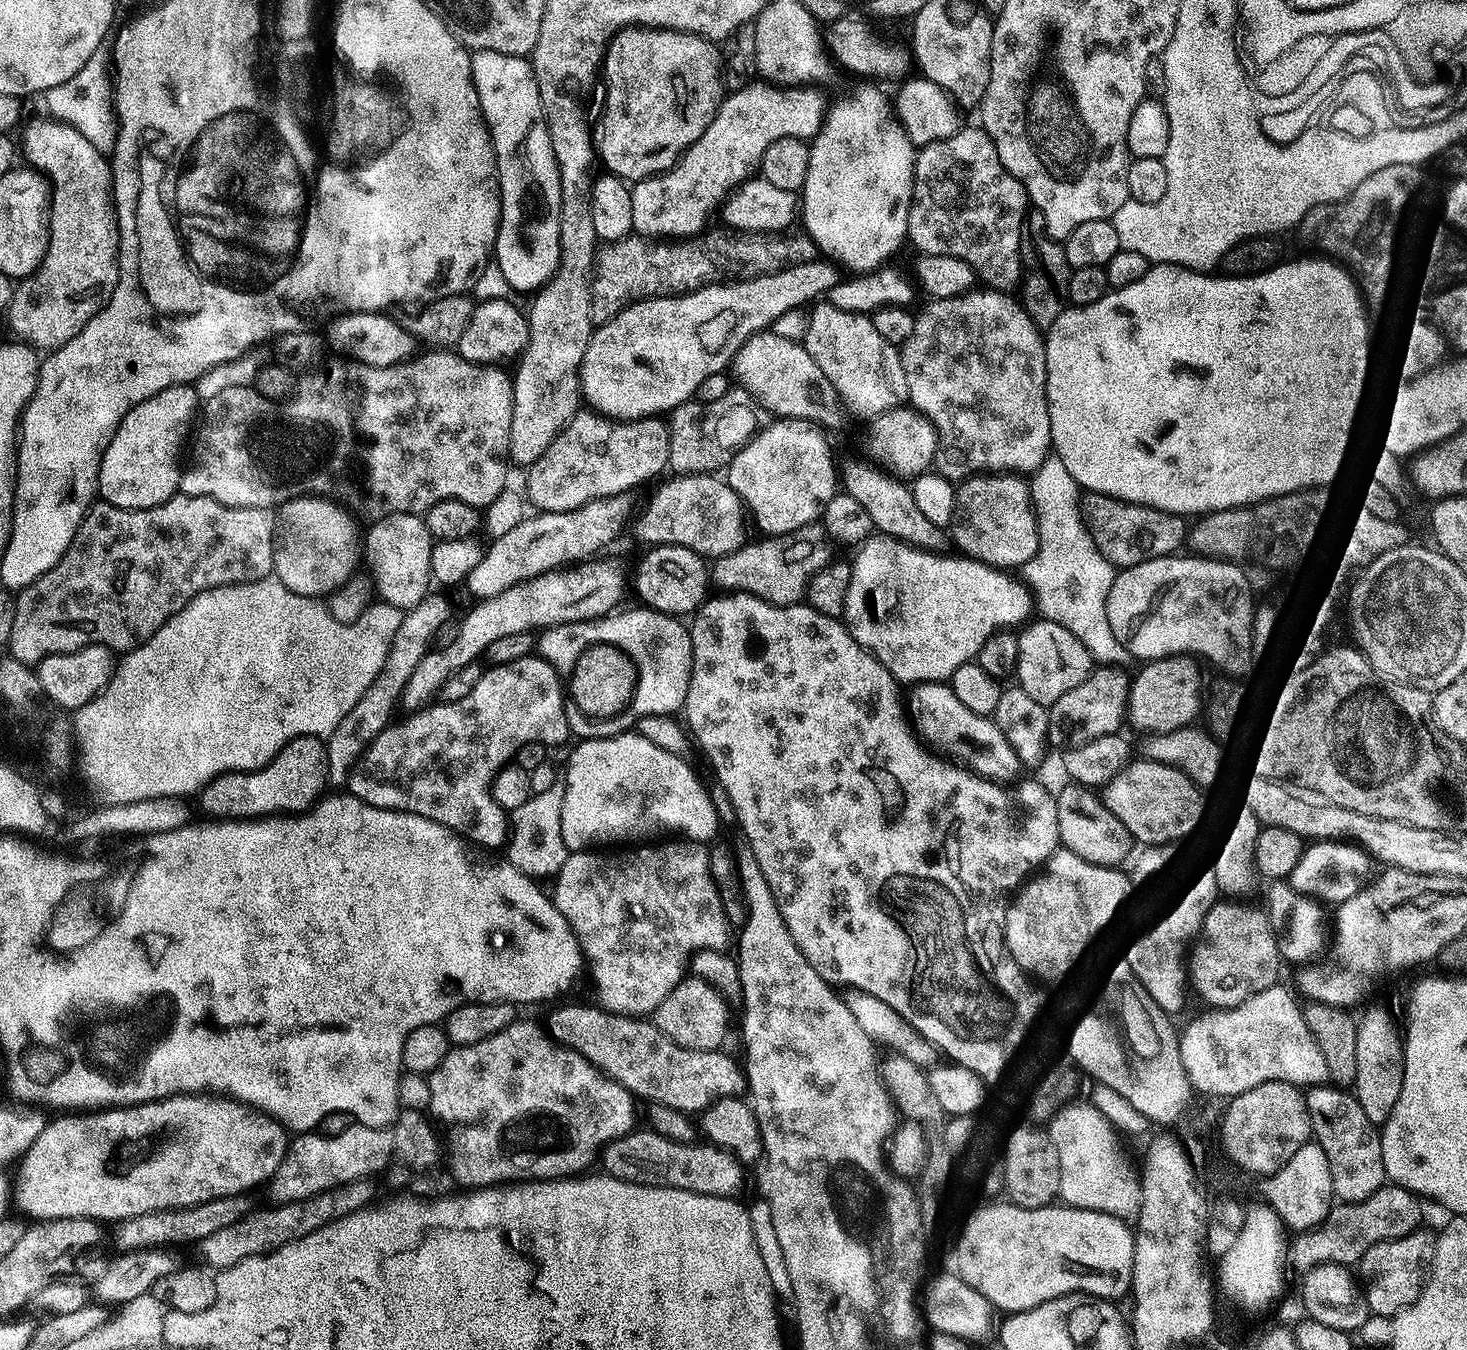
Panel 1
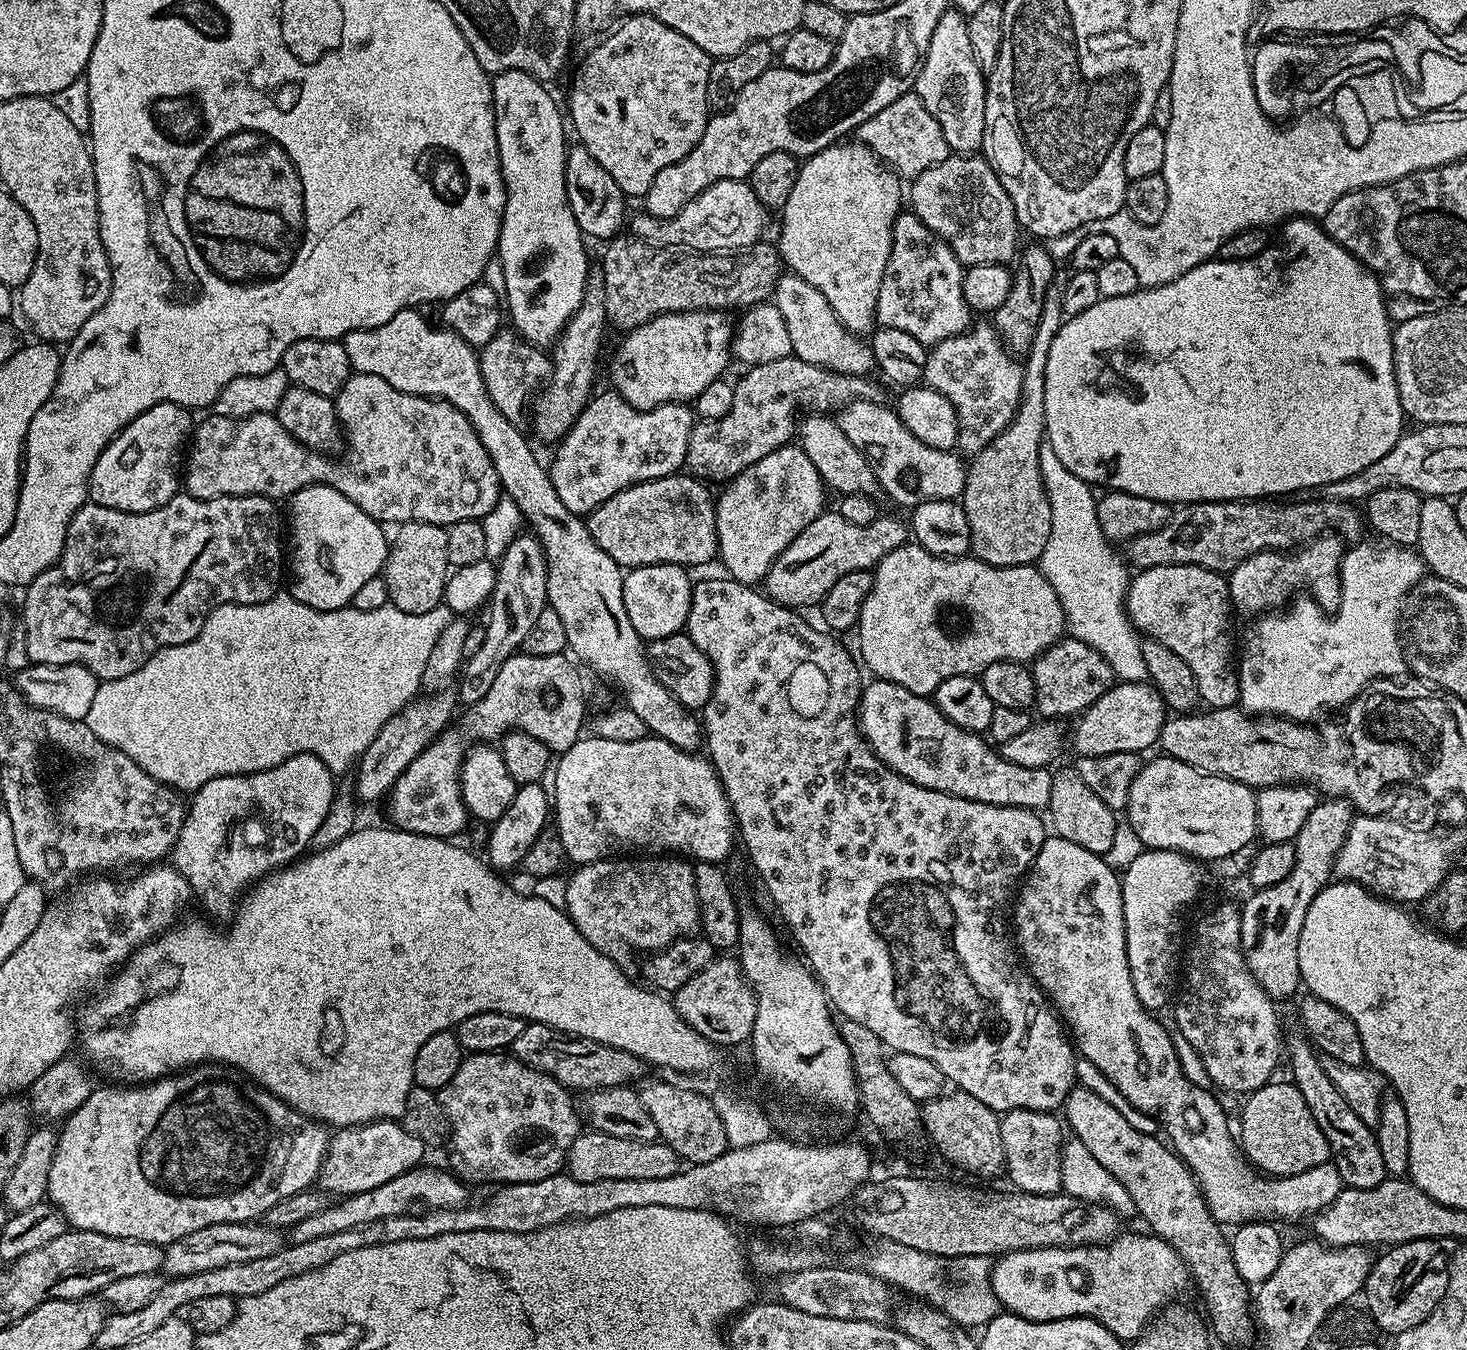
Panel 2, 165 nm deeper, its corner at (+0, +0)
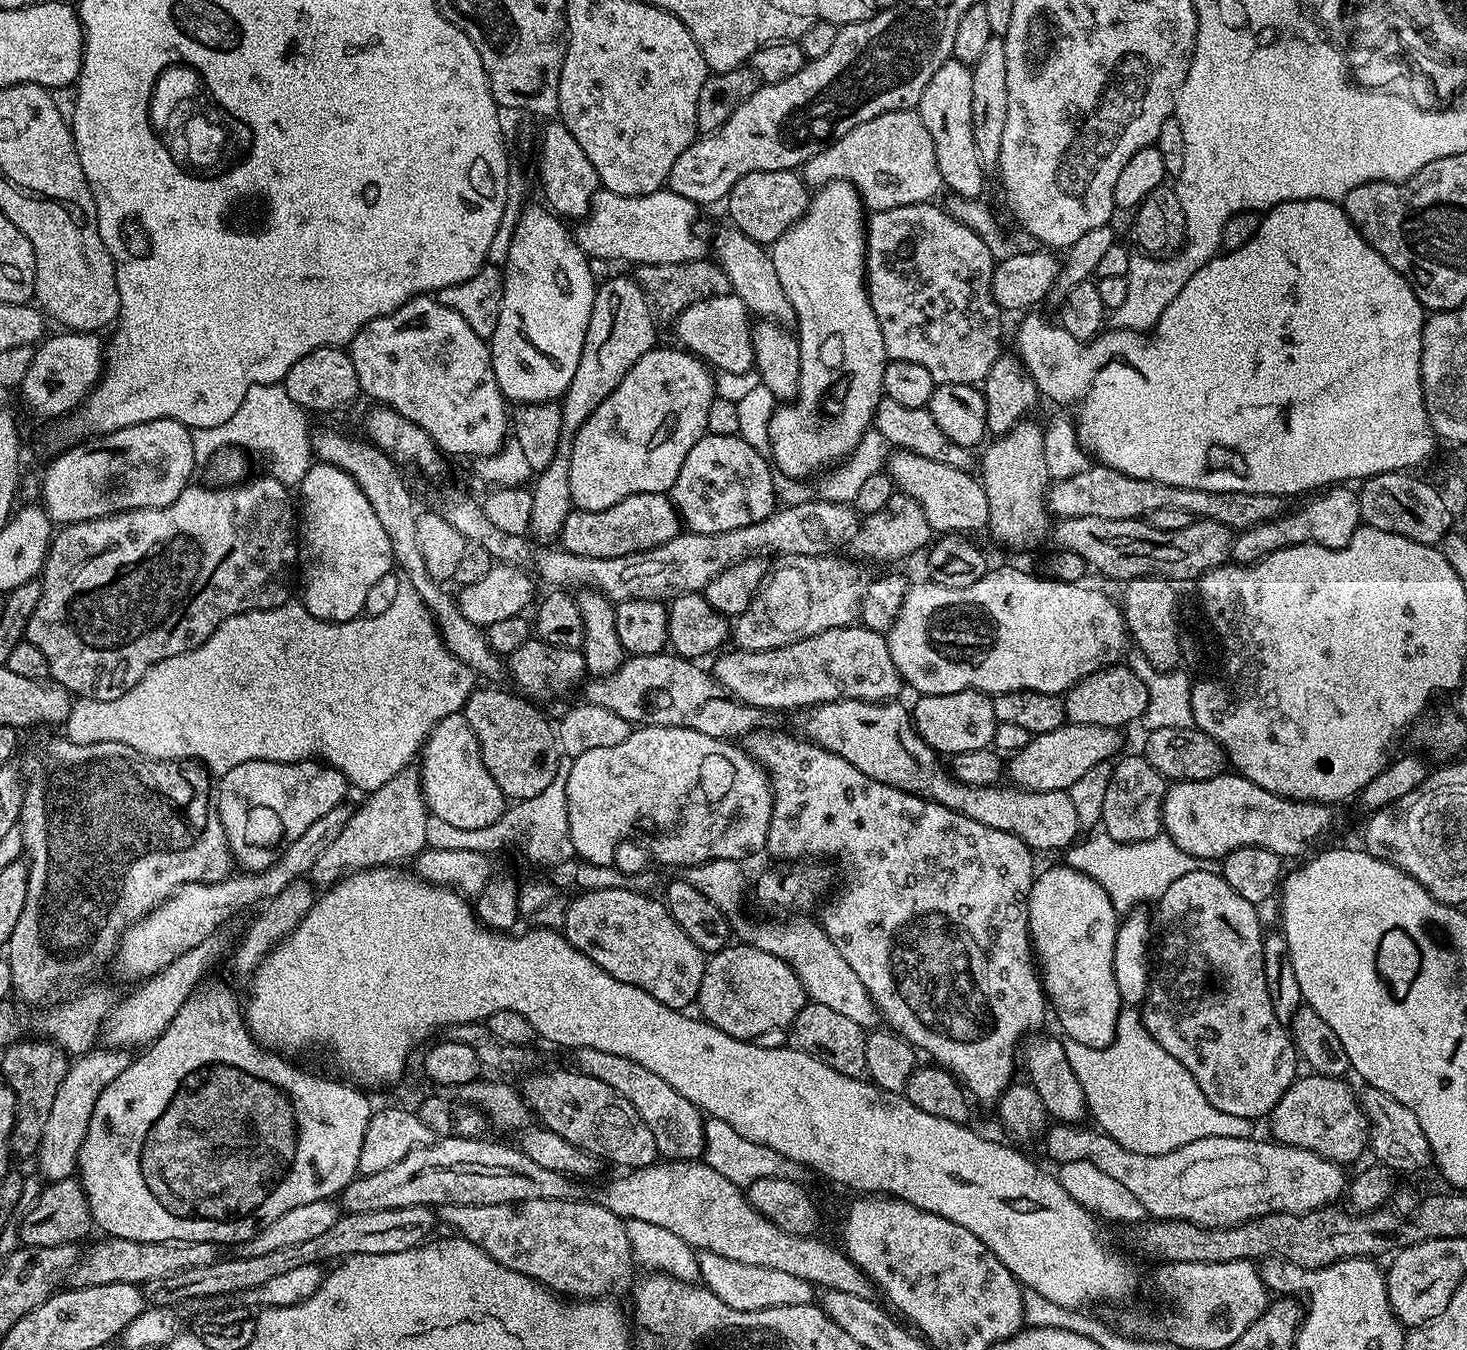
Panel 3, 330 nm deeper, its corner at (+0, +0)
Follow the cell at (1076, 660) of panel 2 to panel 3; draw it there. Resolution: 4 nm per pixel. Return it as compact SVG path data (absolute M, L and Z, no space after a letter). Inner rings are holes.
M1119 663L1079 680L1073 688L1068 689L1063 702L1065 717L1071 723L1125 726L1124 724L1132 724L1135 720L1137 723L1143 717L1148 709L1148 691L1142 678L1138 678L1131 667Z

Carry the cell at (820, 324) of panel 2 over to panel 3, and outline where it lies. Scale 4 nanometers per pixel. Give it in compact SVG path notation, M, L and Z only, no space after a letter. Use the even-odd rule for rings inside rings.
M735 226L727 227L721 230L716 240L714 260L728 275L731 291L742 298L753 317L772 320L785 326L795 325L796 315L790 306L790 298L786 298L786 290L782 290L782 282L778 282L778 270L774 270L769 249L739 232Z

